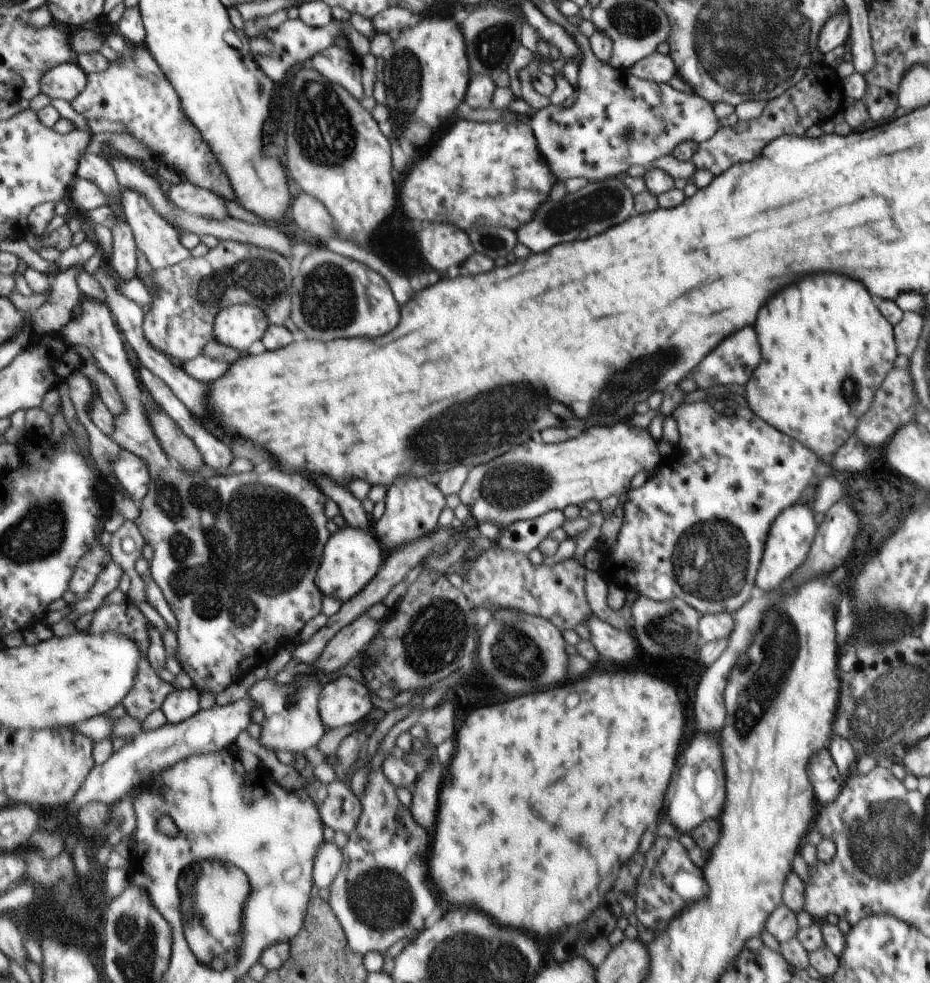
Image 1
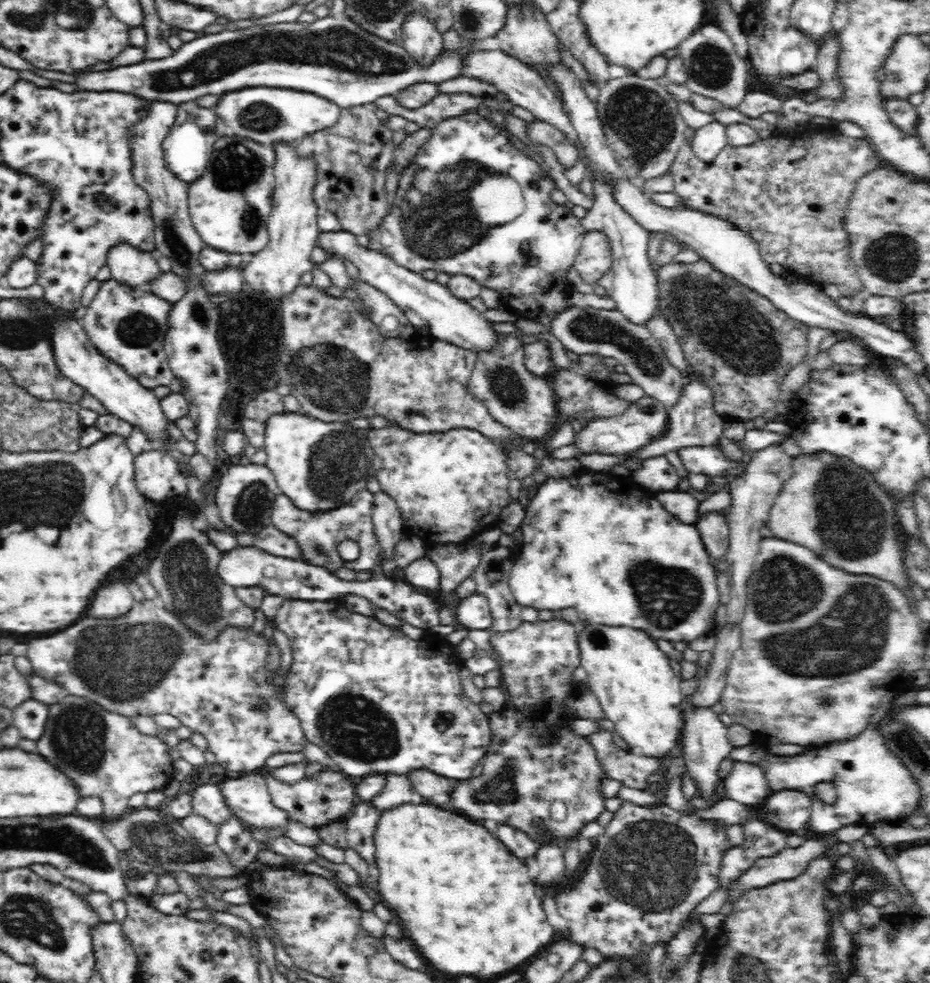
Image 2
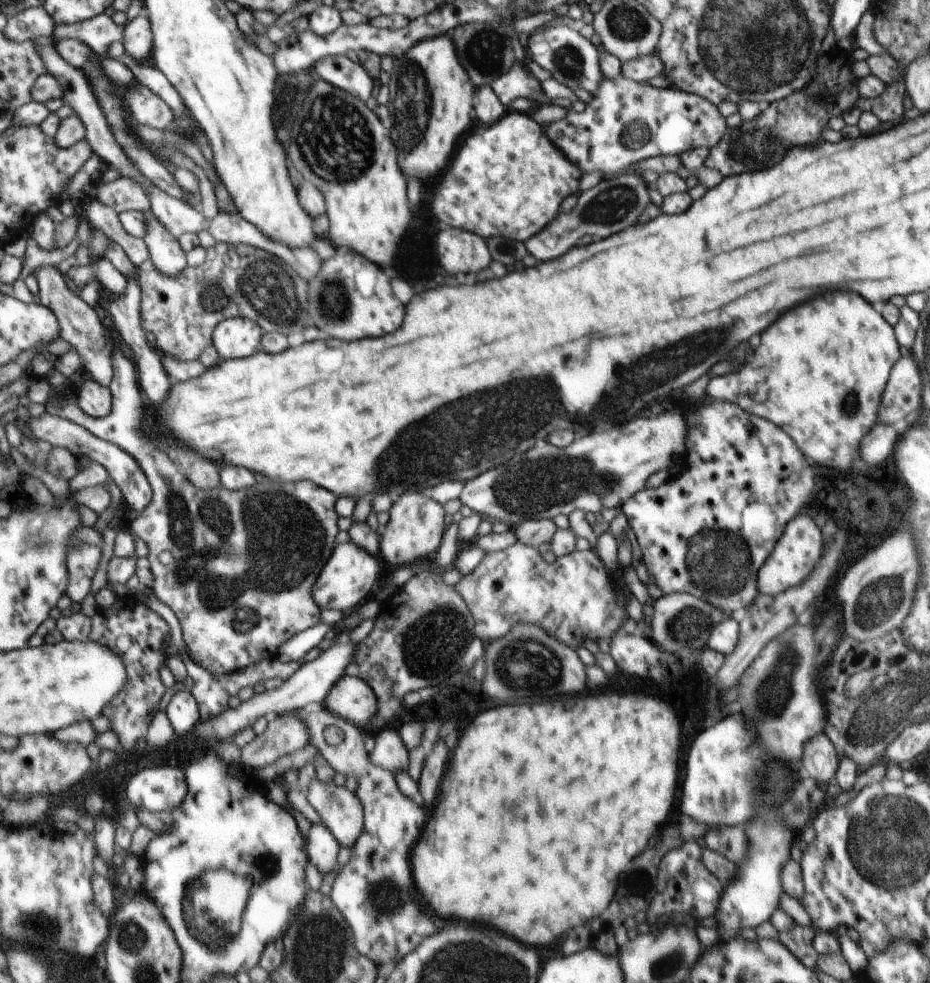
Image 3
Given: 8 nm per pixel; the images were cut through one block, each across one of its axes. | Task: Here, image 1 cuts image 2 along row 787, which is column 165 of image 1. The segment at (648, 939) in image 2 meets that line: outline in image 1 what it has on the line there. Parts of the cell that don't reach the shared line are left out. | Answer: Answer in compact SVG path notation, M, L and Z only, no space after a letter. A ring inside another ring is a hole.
M127 596L126 602L121 604L106 604L103 608L100 608L95 613L94 619L88 632L92 633L117 633L118 635L130 636L133 640L136 640L144 650L143 662L141 663L139 678L135 690L132 690L131 694L128 694L126 700L124 700L123 706L128 710L133 718L137 718L141 722L146 720L152 712L156 712L158 709L163 709L163 705L167 702L168 696L172 694L176 689L170 682L162 680L158 672L152 668L152 664L148 662L148 648L150 648L150 634L148 634L148 618L140 612L138 606L134 606L130 602Z

